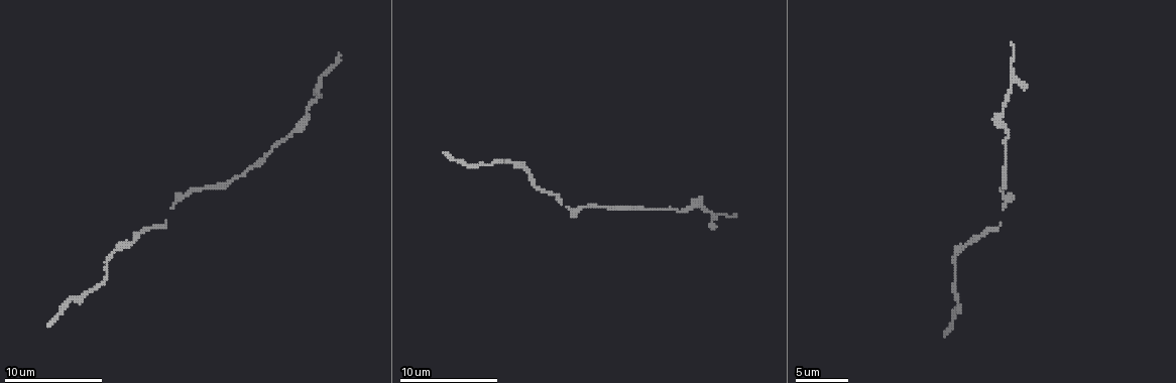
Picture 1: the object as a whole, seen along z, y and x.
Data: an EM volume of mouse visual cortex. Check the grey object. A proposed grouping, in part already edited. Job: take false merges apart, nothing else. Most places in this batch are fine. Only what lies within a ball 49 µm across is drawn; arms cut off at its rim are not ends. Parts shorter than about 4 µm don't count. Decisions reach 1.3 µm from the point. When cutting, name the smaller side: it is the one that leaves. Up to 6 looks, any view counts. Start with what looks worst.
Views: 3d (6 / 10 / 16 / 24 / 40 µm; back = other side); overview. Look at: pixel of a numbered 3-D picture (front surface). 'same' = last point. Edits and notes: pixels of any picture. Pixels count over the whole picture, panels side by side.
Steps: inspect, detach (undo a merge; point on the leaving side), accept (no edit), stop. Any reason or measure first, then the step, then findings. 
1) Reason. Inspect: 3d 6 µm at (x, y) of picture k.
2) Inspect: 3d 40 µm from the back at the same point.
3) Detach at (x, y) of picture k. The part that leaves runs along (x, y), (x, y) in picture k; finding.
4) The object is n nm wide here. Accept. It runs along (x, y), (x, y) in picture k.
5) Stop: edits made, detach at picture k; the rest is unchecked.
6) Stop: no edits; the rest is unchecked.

A fork. Inspect: 3d 10 µm at (186, 197) of picture 1.

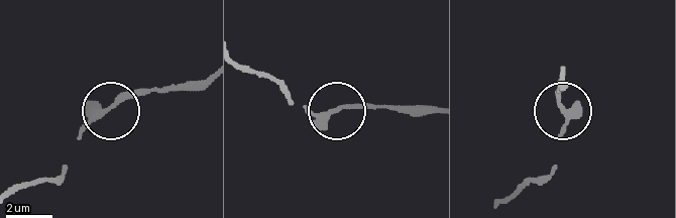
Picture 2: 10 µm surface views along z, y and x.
Accept. One neuron here.

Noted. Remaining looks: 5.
Thick turns thin. Inspect: 3d 6 µm at (955, 301) of picture 1.

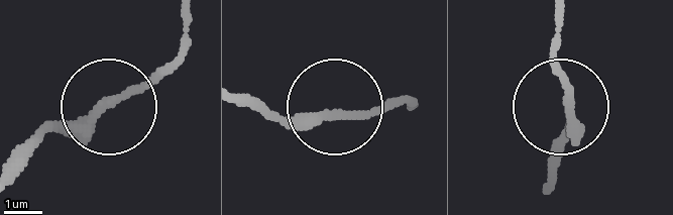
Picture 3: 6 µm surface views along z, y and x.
Inspect: 3d 6 µm from the back at (329, 115) of picture 3.

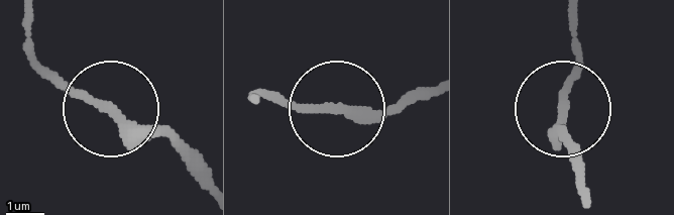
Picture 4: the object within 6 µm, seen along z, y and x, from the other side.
Accept. It runs along (25, 17), (35, 62), (150, 126), (196, 168) in picture 4; continuous, no second neuron.

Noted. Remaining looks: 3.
Calibre changes. Inspect: 3d 6 µm at (1005, 130) of picture 1.

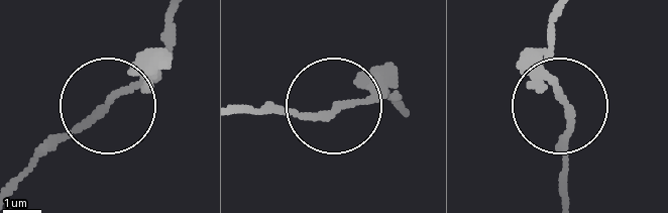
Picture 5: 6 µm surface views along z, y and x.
Accept. It runs along (13, 181), (91, 123), (175, 39) in picture 5; one neuron here.

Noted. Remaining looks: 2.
Stop: no edits; the rest is unchecked.

